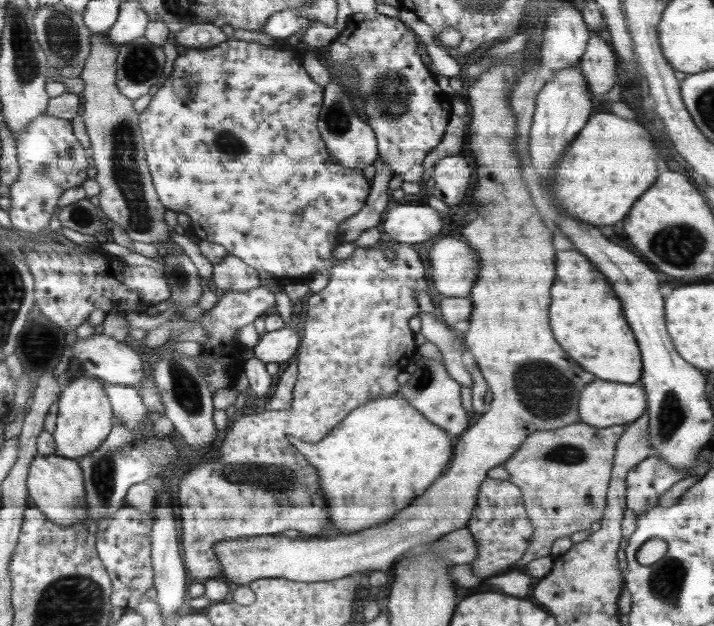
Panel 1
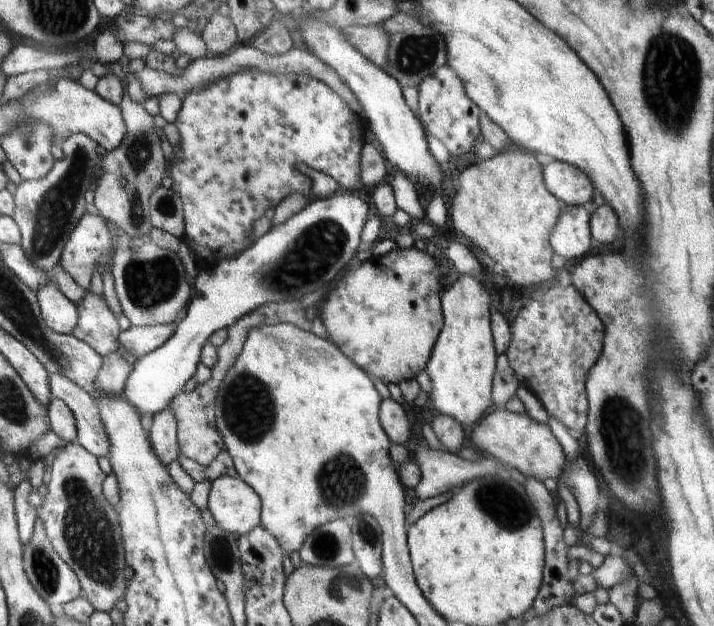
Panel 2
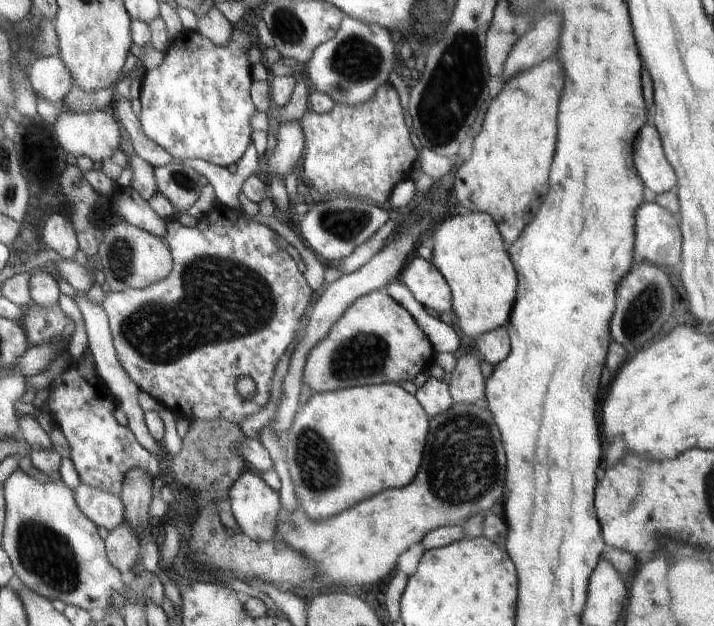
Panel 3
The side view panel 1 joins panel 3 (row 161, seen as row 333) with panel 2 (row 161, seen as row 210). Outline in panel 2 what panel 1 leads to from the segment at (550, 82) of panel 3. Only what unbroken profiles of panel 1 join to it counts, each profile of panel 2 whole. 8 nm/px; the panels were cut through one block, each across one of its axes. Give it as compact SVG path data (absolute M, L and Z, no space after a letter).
M510 146L505 151L497 152L490 160L476 162L468 166L460 174L460 188L452 202L452 222L458 232L461 232L474 246L482 248L494 262L502 264L504 273L516 285L540 284L546 280L552 280L552 238L550 232L559 222L560 202L552 196L544 182L542 182L542 170L536 158L530 152L520 152L518 148Z

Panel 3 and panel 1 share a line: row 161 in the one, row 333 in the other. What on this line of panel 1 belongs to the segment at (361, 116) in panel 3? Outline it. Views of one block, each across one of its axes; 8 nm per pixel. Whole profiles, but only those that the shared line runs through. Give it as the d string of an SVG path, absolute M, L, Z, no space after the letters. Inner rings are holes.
M389 241L388 243L373 247L358 247L352 253L350 258L338 261L336 266L330 269L330 280L328 284L318 294L309 296L306 312L306 323L304 326L304 338L300 342L298 352L296 354L298 362L298 376L296 378L296 384L294 385L294 392L292 398L292 404L290 408L286 410L248 410L245 413L239 413L235 416L231 428L227 429L226 438L223 440L221 446L217 446L215 452L210 455L212 458L206 458L194 466L192 470L182 478L182 482L178 485L178 502L180 502L180 518L182 521L182 550L185 554L185 566L186 571L189 572L191 577L194 577L197 581L206 582L211 578L222 578L222 563L219 560L218 553L216 553L216 546L218 542L225 542L230 540L242 540L242 538L250 538L250 536L271 536L280 535L284 530L298 530L302 532L302 536L314 536L320 534L322 530L330 528L330 516L328 516L328 506L326 506L326 498L324 498L324 492L320 490L320 477L318 477L318 470L316 467L310 465L309 458L298 450L296 442L306 442L306 444L316 444L320 442L326 436L334 426L338 426L340 422L344 421L346 415L350 414L352 410L358 408L360 405L365 405L366 402L372 401L378 397L384 397L396 393L399 388L399 384L396 384L396 376L400 372L404 372L404 368L412 362L414 358L414 352L416 352L416 342L414 342L414 332L412 328L408 326L408 320L412 316L416 316L418 312L421 312L421 307L418 306L418 300L416 292L426 292L428 290L428 280L426 280L426 268L418 256L418 252L412 248L411 244ZM386 250L394 252L394 258L391 260L386 256ZM216 454L216 456L214 456ZM210 480L214 480L216 486L210 484ZM292 510L292 514L290 514ZM298 512L298 514L294 514Z

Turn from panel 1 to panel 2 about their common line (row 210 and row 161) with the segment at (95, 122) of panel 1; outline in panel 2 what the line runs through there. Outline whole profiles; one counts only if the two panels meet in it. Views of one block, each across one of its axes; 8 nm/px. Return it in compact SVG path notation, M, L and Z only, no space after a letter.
M124 94L120 107L128 132L118 149L107 152L102 184L93 193L93 203L102 216L116 224L122 233L132 238L147 239L148 232L153 228L150 218L152 194L166 176L164 154L156 134L154 118L146 112L142 103Z

